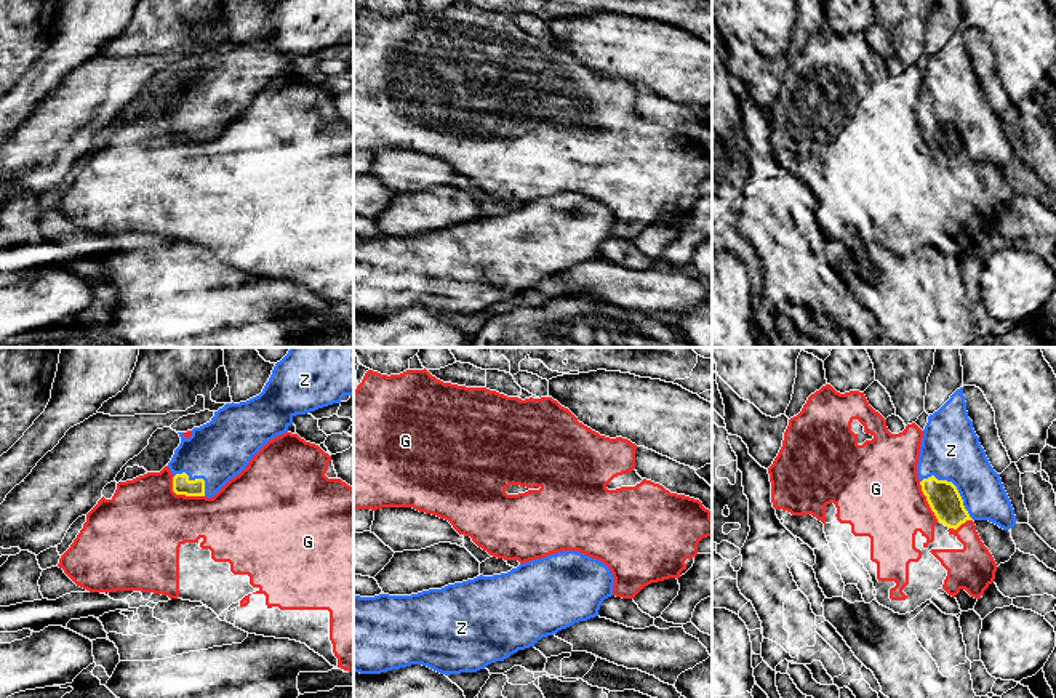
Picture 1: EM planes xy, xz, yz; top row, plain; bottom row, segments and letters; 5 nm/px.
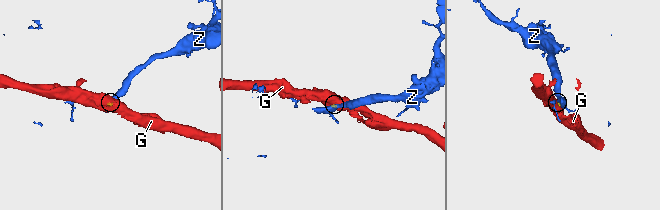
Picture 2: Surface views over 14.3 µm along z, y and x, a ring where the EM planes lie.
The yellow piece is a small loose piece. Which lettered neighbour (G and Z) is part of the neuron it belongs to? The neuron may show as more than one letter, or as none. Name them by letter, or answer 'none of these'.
Z

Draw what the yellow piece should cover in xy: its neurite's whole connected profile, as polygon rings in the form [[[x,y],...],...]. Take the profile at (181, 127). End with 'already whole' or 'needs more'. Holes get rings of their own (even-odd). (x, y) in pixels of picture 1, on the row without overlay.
[[[282,0],[259,37],[226,45],[210,64],[194,69],[189,80],[178,74],[181,85],[168,104],[174,117],[173,133],[213,139],[269,82],[288,74],[296,56],[341,45],[344,37],[354,37],[354,0]]] | needs more

